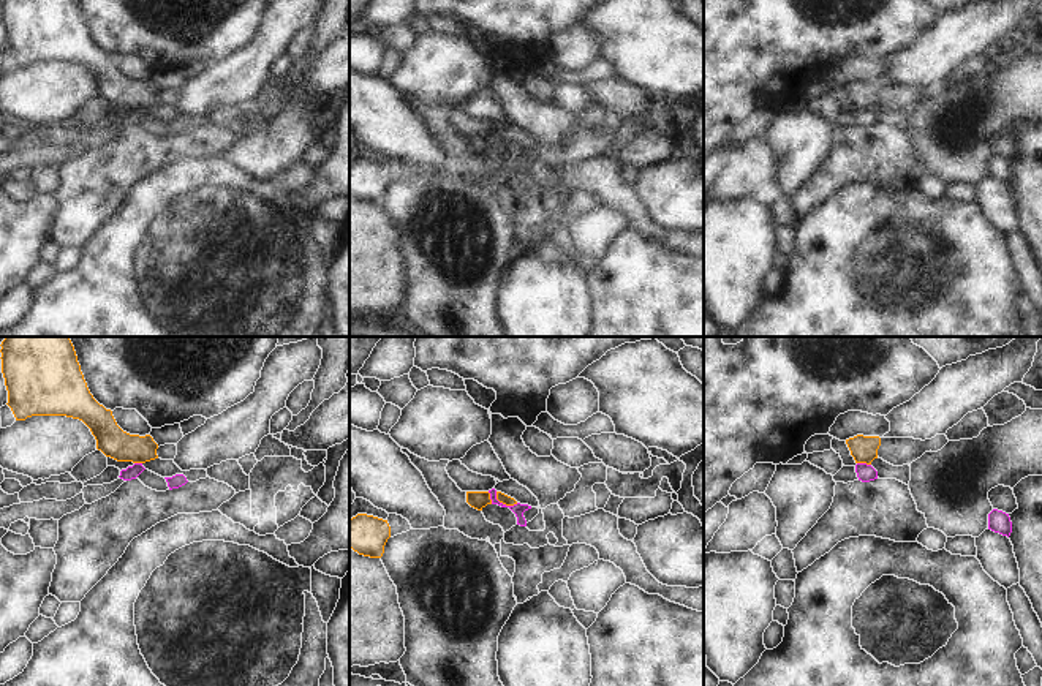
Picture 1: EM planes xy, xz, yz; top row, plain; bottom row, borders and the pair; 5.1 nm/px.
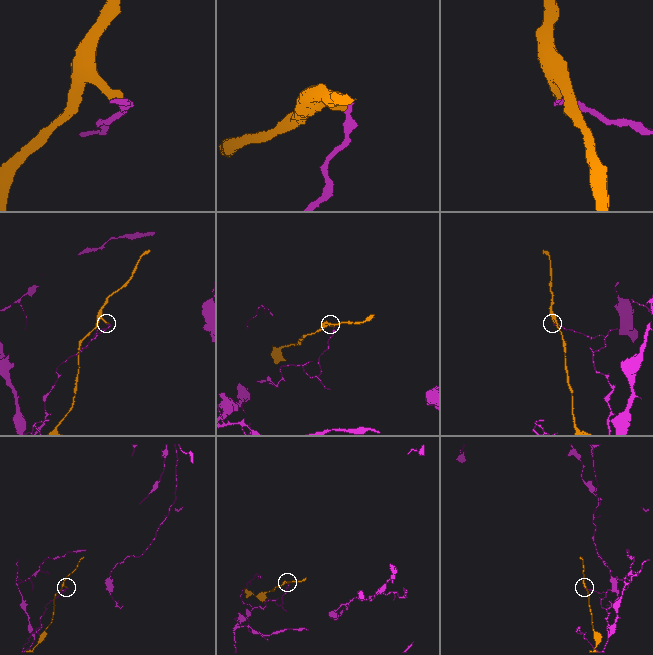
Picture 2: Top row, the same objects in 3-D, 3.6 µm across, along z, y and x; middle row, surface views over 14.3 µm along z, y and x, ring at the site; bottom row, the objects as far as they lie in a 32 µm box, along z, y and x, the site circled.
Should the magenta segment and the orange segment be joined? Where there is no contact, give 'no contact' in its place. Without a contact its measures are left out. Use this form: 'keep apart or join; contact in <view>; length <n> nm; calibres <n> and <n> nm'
keep apart; contact in xz; length 130 nm; calibres 60 and 50 nm

